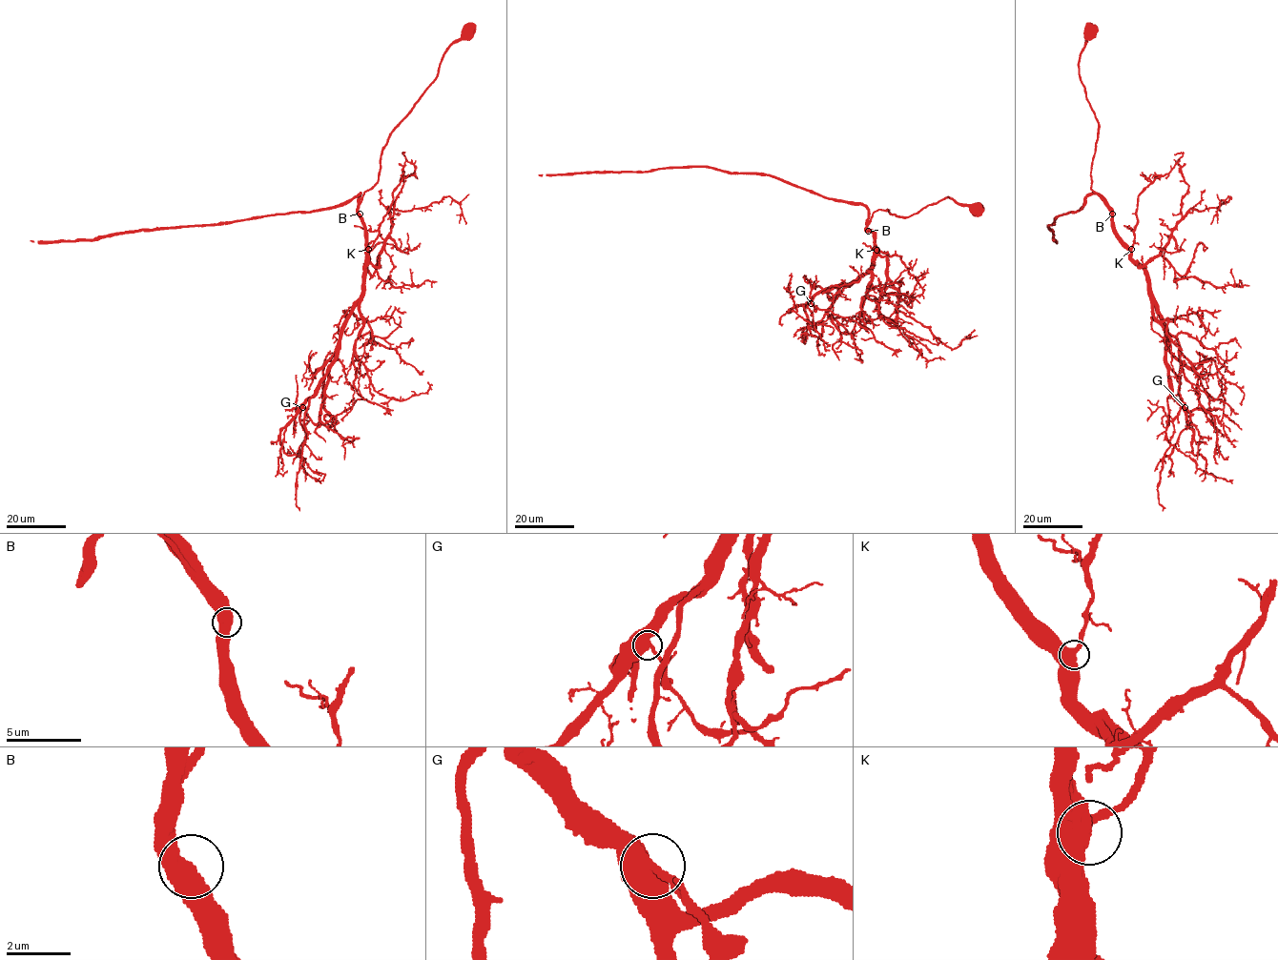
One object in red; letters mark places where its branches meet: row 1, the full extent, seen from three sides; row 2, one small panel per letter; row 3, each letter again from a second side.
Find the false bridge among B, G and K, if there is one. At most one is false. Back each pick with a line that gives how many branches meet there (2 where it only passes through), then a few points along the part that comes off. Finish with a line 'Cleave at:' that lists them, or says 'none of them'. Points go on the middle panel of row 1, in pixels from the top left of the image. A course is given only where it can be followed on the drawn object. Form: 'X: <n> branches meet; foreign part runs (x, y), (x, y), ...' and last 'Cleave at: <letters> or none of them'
Cleave at: none of them

